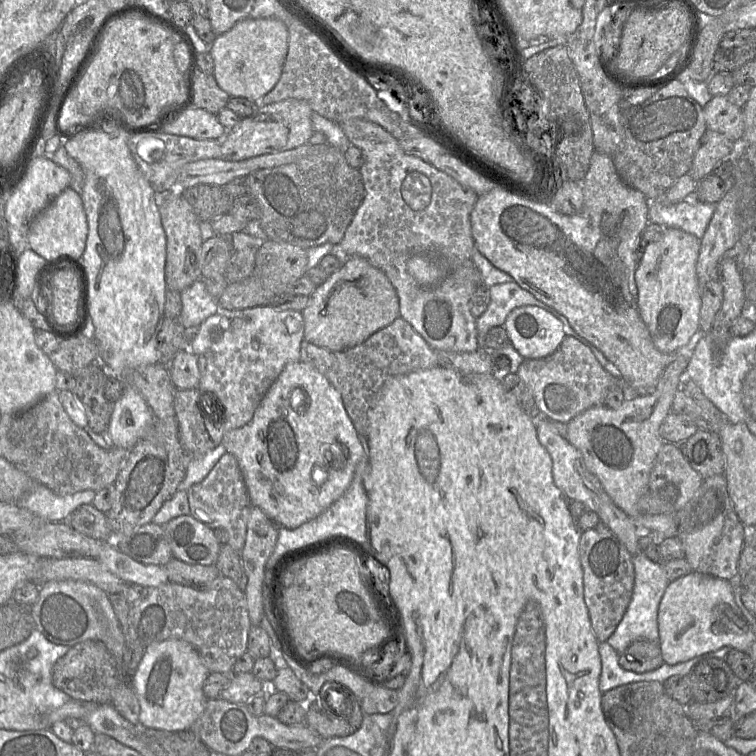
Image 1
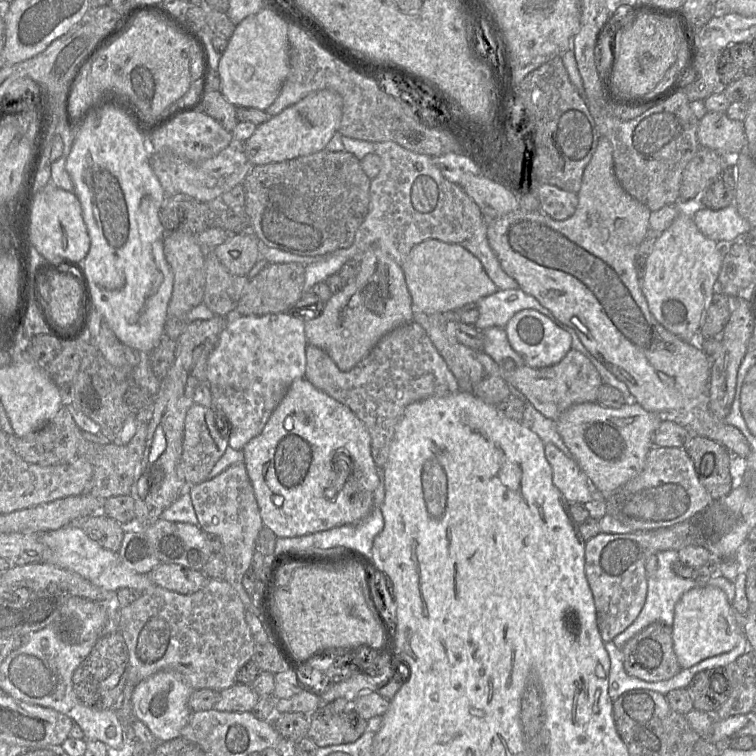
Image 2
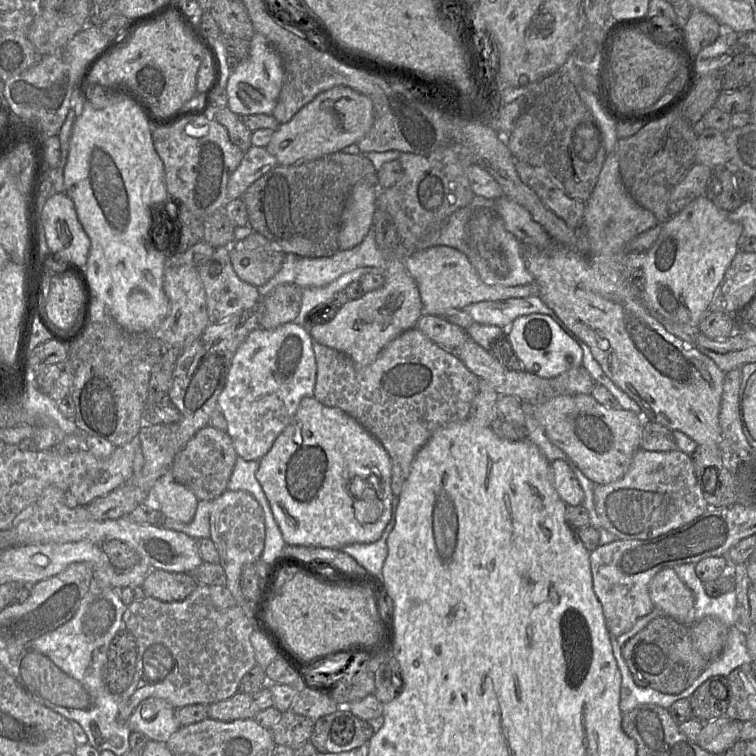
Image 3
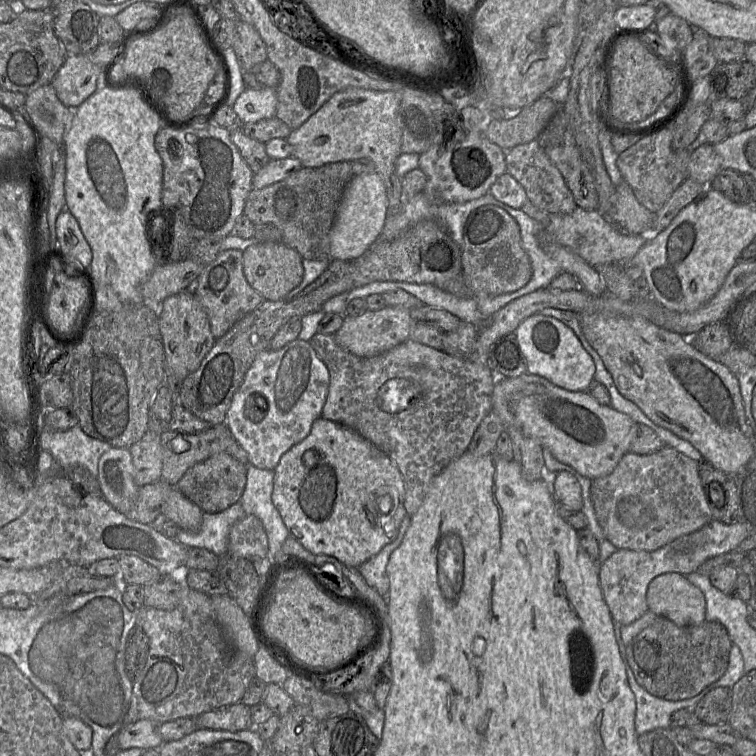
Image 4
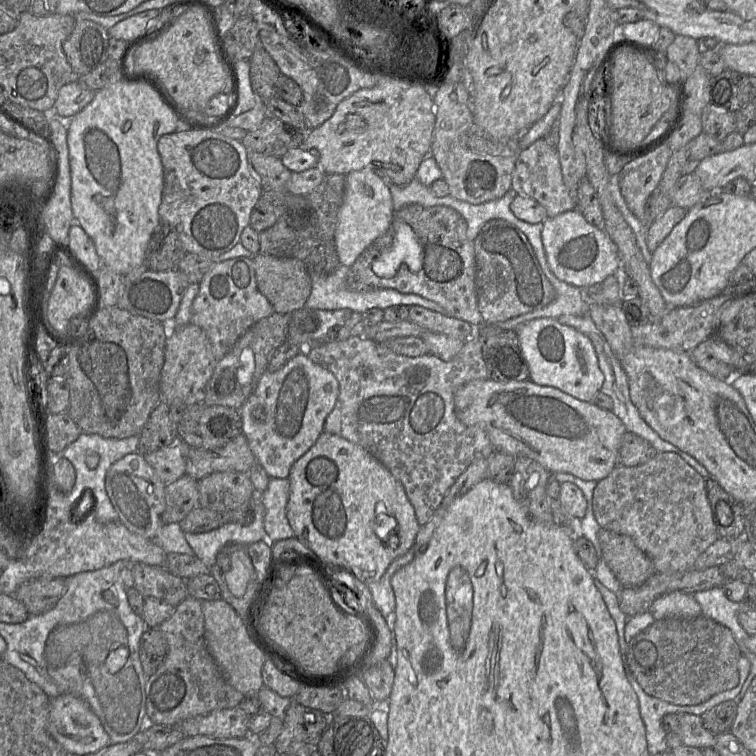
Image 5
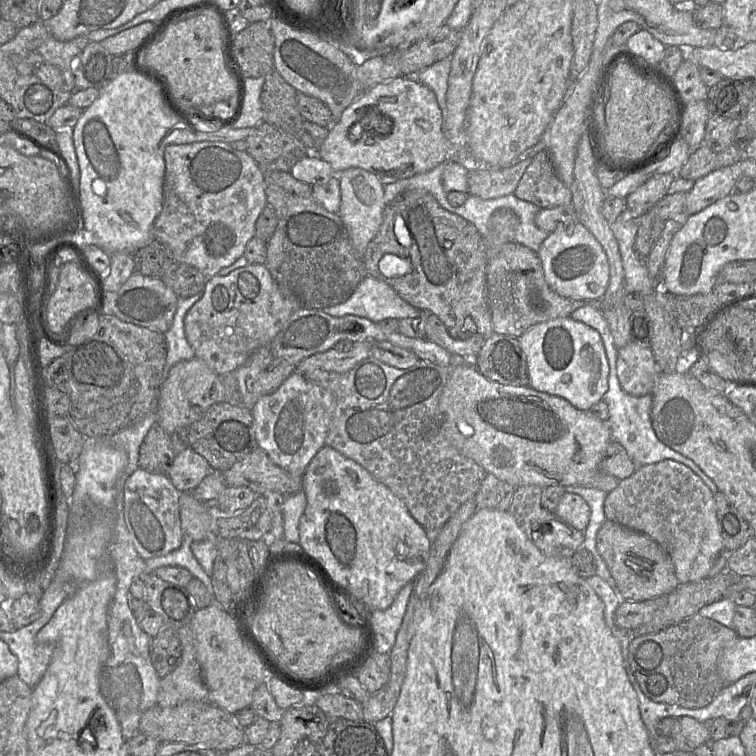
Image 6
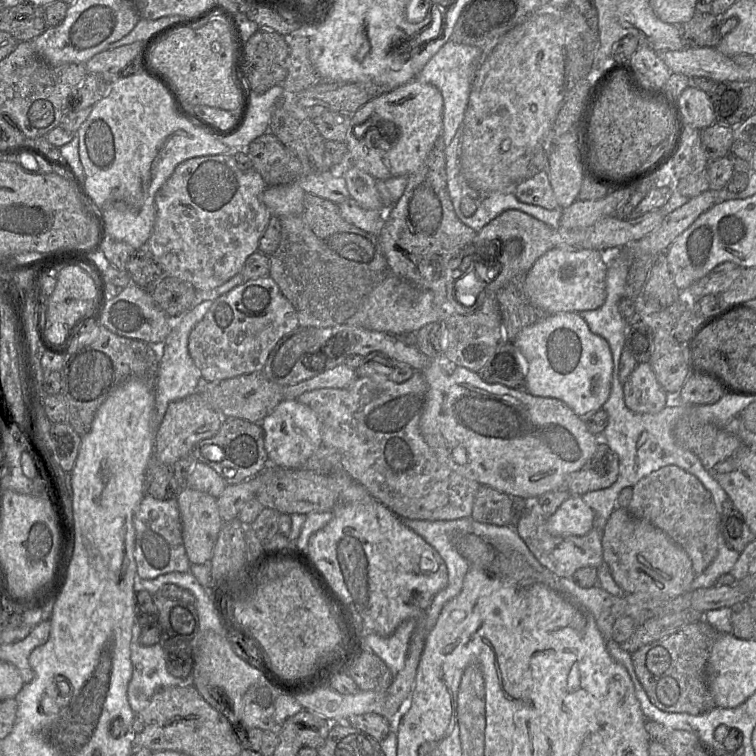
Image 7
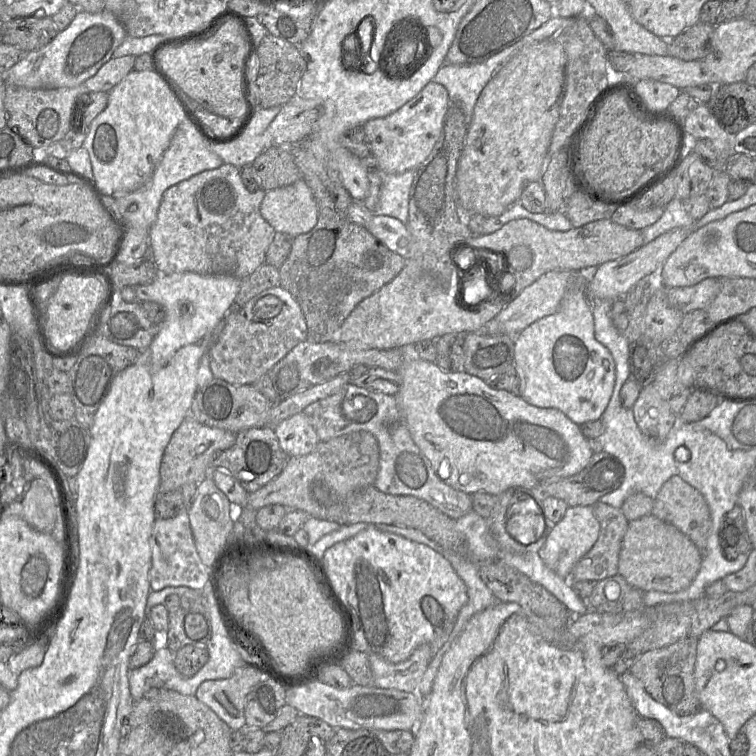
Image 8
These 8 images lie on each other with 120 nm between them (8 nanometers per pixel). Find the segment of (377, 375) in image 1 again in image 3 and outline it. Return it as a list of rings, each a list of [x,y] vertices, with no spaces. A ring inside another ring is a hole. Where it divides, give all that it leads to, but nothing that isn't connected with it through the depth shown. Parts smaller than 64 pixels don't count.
[[[416,327],[405,331],[397,338],[392,340],[377,356],[377,358],[367,366],[361,366],[355,363],[348,355],[314,342],[312,340],[313,352],[315,354],[316,365],[317,365],[317,376],[314,388],[314,397],[323,405],[328,407],[339,408],[355,420],[357,420],[372,436],[374,436],[384,447],[388,453],[391,464],[392,464],[392,482],[391,487],[393,490],[393,495],[399,498],[401,491],[403,489],[404,483],[408,479],[411,471],[411,465],[416,457],[419,450],[426,444],[432,434],[439,428],[446,426],[451,423],[460,422],[467,420],[470,415],[471,406],[473,400],[475,399],[480,379],[473,374],[462,361],[450,350],[447,350],[432,340],[430,340],[426,335],[420,332]]]

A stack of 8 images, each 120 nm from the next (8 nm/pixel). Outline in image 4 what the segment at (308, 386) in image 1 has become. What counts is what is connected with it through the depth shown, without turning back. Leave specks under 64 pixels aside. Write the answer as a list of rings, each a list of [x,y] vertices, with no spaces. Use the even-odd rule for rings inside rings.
[[[317,418],[309,435],[285,452],[274,469],[272,501],[290,537],[313,554],[335,557],[343,564],[358,568],[392,542],[396,526],[406,518],[403,477],[392,460],[359,433],[340,423]]]

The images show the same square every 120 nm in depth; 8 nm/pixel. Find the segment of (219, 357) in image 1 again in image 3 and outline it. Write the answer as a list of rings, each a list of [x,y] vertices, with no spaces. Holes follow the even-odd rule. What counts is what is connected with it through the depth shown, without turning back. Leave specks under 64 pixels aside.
[[[295,321],[275,329],[253,330],[237,349],[218,406],[228,424],[228,434],[239,457],[259,461],[271,449],[276,438],[290,424],[301,400],[314,396],[317,365],[308,330]]]

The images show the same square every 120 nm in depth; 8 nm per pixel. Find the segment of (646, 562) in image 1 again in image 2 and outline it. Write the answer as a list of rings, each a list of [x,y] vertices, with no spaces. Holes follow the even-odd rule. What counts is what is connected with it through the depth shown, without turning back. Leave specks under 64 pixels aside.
[[[666,550],[663,551],[662,553],[657,553],[656,557],[658,567],[655,574],[653,576],[648,577],[647,597],[639,616],[628,628],[626,628],[622,633],[618,634],[613,640],[615,645],[619,648],[622,648],[633,636],[635,636],[644,628],[646,628],[648,625],[654,622],[662,622],[665,625],[672,626],[674,621],[675,606],[677,602],[681,599],[684,593],[686,593],[687,591],[691,590],[696,586],[712,585],[718,587],[725,592],[728,601],[731,604],[733,604],[735,585],[730,585],[724,579],[717,577],[712,578],[697,577],[696,579],[693,579],[693,578],[684,578],[677,575],[674,572],[674,564],[680,562],[680,560],[678,552],[675,550]]]

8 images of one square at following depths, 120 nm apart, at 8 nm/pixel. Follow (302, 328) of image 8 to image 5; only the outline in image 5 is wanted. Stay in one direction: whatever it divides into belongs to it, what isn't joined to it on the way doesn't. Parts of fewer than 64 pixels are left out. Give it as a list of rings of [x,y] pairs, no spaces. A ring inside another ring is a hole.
[[[237,257],[215,263],[200,281],[199,292],[192,304],[190,323],[205,331],[217,362],[252,325],[274,312],[268,299],[257,288],[253,260]]]

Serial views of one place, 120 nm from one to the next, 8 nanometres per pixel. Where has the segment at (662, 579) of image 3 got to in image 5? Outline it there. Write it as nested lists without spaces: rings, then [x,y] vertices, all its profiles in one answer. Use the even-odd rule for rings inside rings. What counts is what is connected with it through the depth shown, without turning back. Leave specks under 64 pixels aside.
[[[674,591],[656,598],[649,608],[655,620],[666,618],[693,619],[702,615],[701,607],[691,594]]]

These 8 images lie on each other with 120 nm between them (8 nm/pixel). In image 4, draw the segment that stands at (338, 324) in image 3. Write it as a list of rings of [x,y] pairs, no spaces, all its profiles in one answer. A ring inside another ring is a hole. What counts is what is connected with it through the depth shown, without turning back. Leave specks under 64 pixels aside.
[[[386,306],[378,311],[367,310],[359,316],[344,317],[341,328],[334,334],[335,341],[342,348],[359,357],[368,358],[379,355],[397,347],[409,338],[410,332],[415,325],[410,312],[411,309],[408,308],[400,306]]]

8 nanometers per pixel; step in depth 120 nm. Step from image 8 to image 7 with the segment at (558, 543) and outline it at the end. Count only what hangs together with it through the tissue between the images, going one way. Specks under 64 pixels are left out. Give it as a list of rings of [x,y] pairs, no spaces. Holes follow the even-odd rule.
[[[570,495],[557,511],[548,517],[547,527],[555,536],[583,536],[593,528],[594,519],[595,512],[583,501],[582,497]]]

